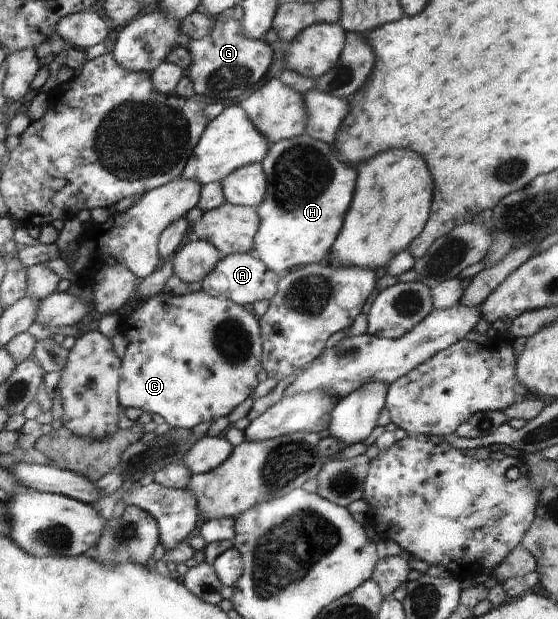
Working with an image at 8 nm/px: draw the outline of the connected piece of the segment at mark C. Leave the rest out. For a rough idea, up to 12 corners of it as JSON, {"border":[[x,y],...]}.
{"border":[[204,290],[126,317],[125,408],[172,427],[259,383],[258,317]]}

